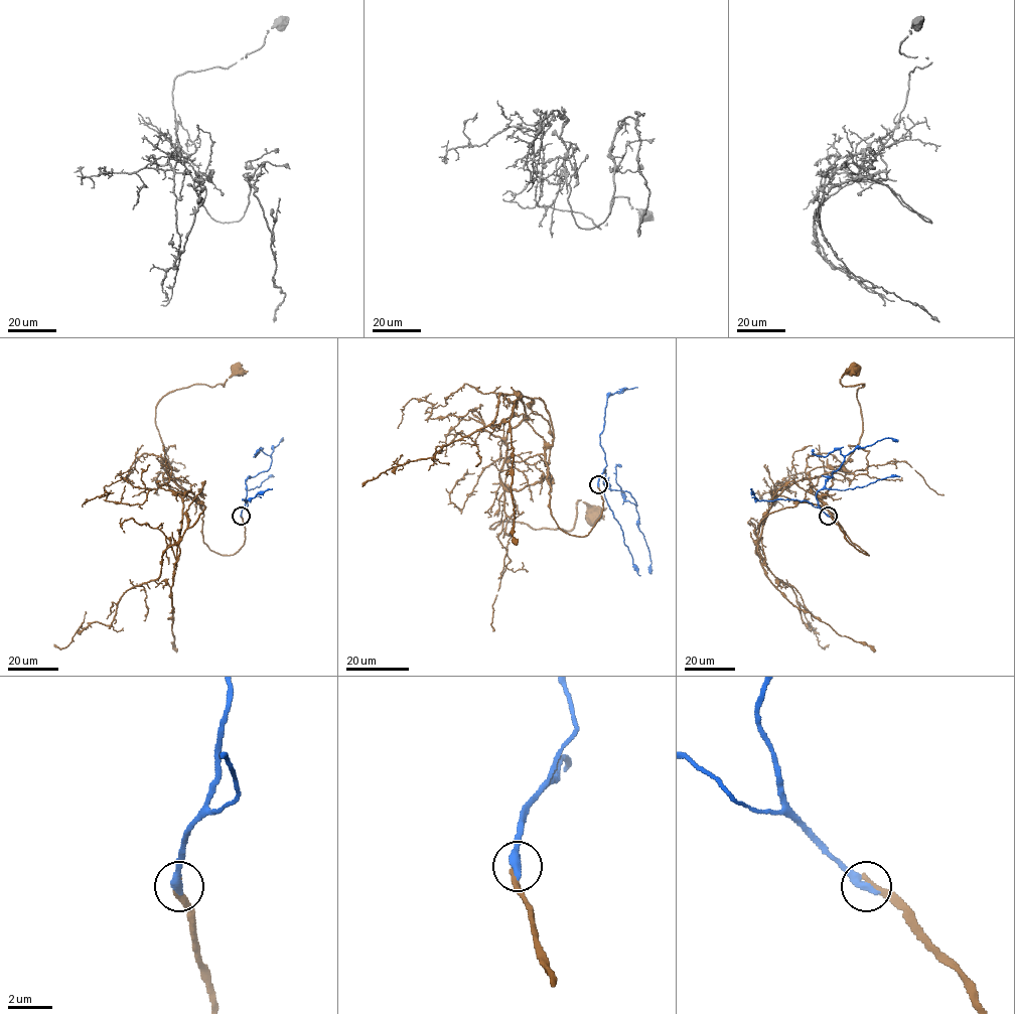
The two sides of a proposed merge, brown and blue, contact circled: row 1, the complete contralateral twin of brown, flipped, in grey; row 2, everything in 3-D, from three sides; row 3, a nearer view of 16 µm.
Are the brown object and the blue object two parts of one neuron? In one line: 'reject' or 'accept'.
reject

